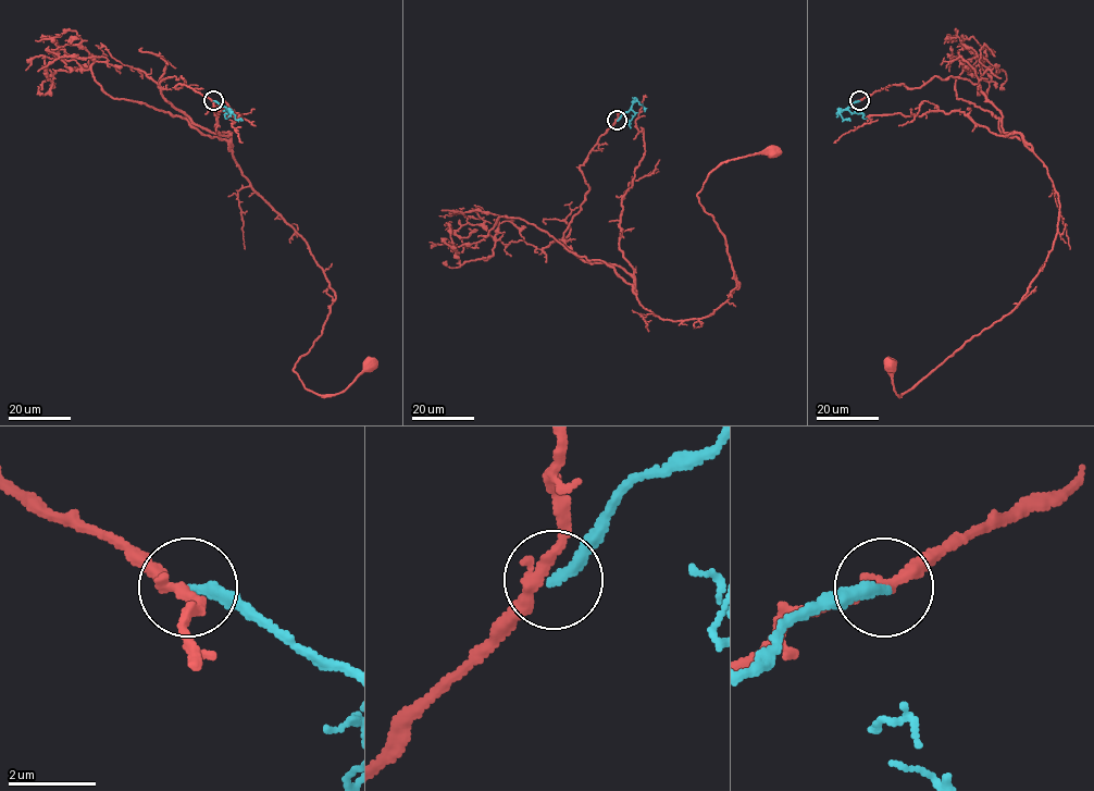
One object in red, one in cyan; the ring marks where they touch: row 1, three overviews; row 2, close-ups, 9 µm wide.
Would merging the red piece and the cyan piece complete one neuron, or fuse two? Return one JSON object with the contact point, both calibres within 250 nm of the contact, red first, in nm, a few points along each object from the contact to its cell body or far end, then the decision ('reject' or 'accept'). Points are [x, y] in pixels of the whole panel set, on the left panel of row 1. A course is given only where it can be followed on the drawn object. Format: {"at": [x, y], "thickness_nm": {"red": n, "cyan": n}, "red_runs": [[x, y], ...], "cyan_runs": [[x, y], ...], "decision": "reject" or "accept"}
{"at": [213, 100], "thickness_nm": {"red": 240, "cyan": 280}, "red_runs": [[212, 101], [181, 76], [159, 84], [228, 134], [335, 296], [294, 369], [332, 395], [370, 367]], "cyan_runs": [[213, 101], [241, 120]], "decision": "reject"}

